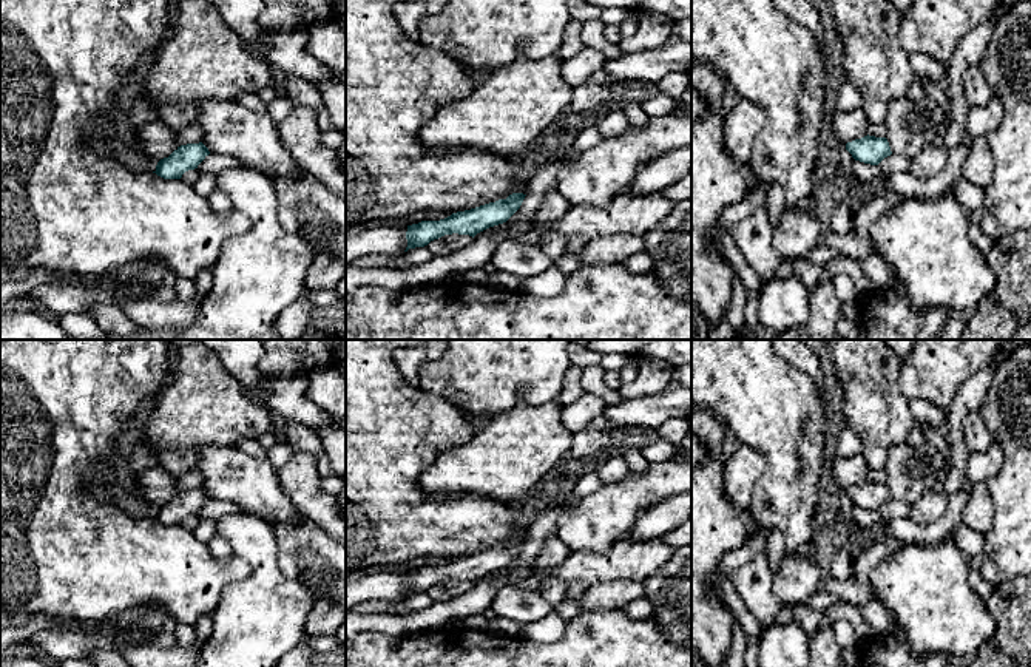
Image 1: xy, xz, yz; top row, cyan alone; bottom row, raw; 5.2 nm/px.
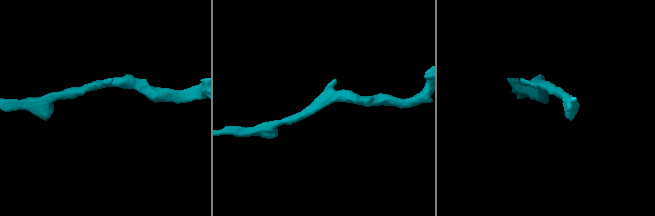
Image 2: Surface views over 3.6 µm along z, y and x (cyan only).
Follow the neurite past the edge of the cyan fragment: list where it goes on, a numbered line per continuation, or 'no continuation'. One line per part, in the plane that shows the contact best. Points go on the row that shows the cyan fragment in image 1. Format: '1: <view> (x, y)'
no continuation

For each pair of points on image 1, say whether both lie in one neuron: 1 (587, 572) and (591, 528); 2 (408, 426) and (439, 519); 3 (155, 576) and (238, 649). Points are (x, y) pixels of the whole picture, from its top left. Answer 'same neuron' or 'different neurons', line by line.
1: different neurons
2: same neuron
3: different neurons

